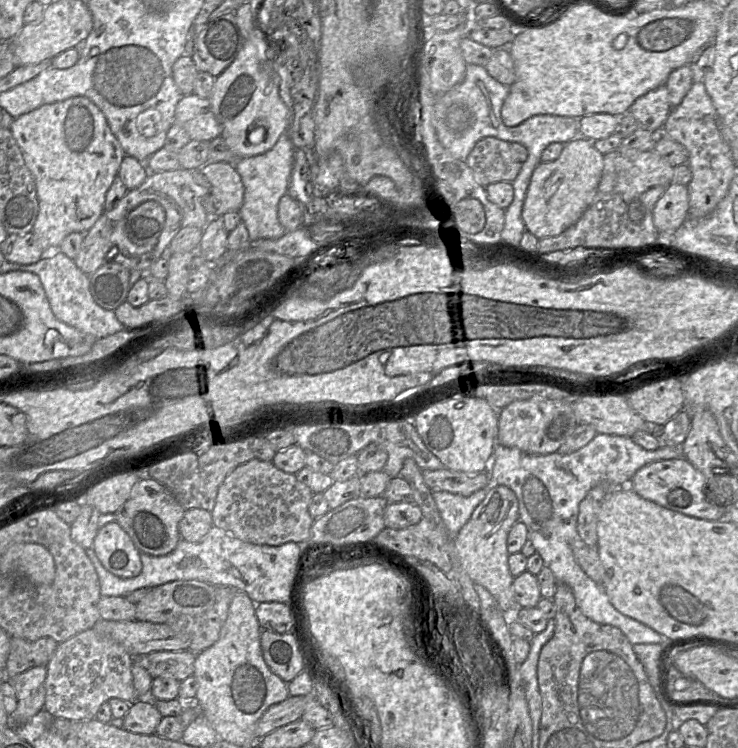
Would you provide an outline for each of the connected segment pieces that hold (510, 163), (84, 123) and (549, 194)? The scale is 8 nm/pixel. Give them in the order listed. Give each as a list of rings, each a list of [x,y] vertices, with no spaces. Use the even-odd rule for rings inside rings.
[[[486,137],[475,144],[467,157],[466,164],[473,171],[476,181],[481,186],[486,187],[495,182],[513,182],[523,163],[513,160],[509,142],[494,137]]]
[[[84,96],[42,105],[14,119],[9,130],[36,183],[39,212],[31,232],[44,252],[52,252],[68,234],[86,233],[105,212],[107,191],[118,174],[125,153],[102,111]]]
[[[573,139],[564,145],[560,156],[548,163],[540,162],[534,169],[526,192],[522,220],[526,230],[538,239],[557,236],[575,224],[593,202],[601,180],[604,155],[597,151],[589,139]]]

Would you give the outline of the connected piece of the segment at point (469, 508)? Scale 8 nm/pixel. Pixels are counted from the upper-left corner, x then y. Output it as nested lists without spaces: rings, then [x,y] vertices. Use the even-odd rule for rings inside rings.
[[[483,488],[467,497],[445,491],[432,492],[444,526],[452,540],[468,522],[473,511],[484,500],[488,491],[488,488]]]

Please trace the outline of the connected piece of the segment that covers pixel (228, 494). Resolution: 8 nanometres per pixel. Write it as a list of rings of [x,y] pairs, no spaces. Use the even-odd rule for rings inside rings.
[[[253,458],[237,466],[219,486],[215,506],[211,511],[212,522],[234,537],[253,544],[279,546],[287,542],[304,543],[309,539],[315,520],[308,511],[313,494],[308,486],[298,481],[295,474],[283,472],[271,461]]]

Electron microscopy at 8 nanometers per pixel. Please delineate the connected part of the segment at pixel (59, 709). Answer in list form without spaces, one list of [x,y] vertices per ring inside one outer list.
[[[87,629],[59,643],[46,666],[44,709],[54,717],[70,721],[91,720],[99,707],[117,698],[134,703],[139,698],[133,685],[133,657],[111,638],[102,638]]]

